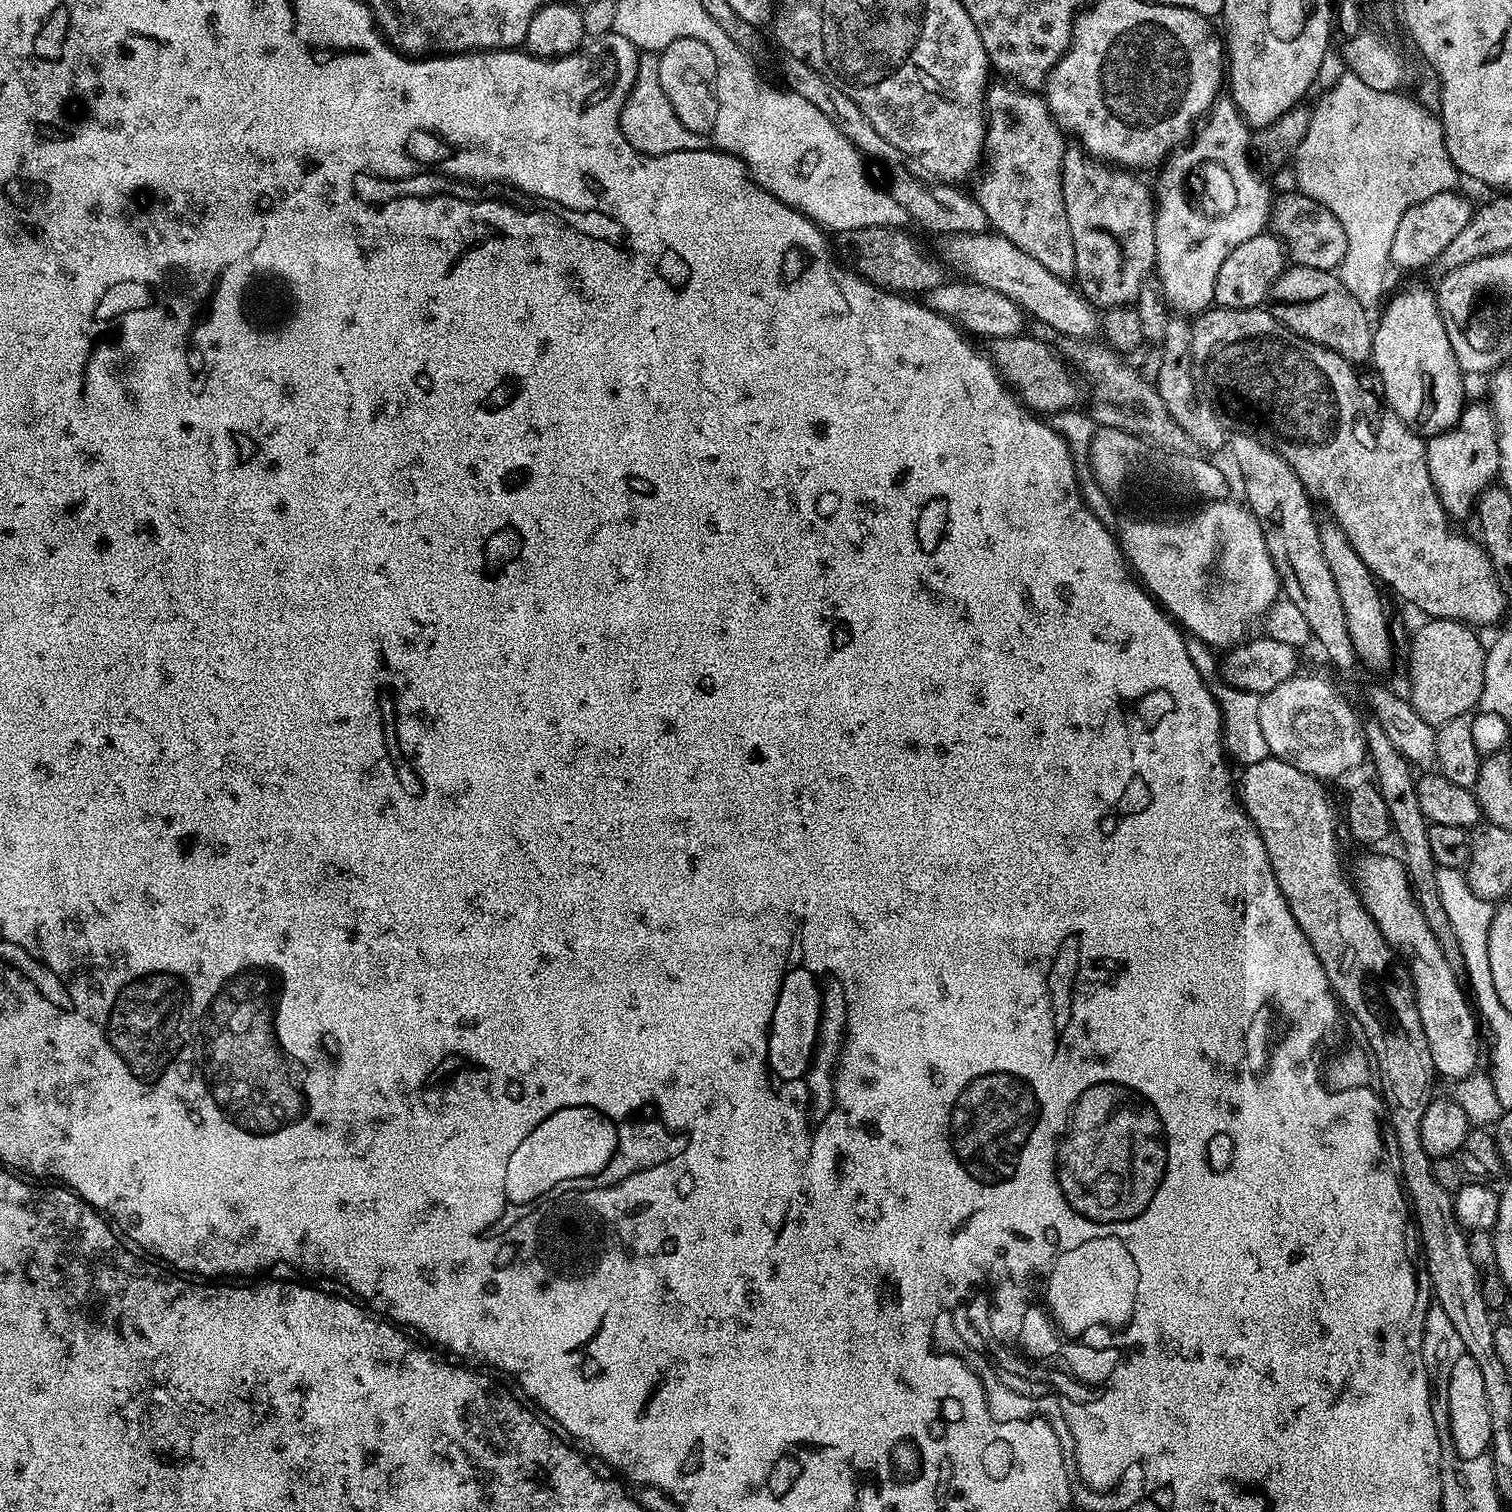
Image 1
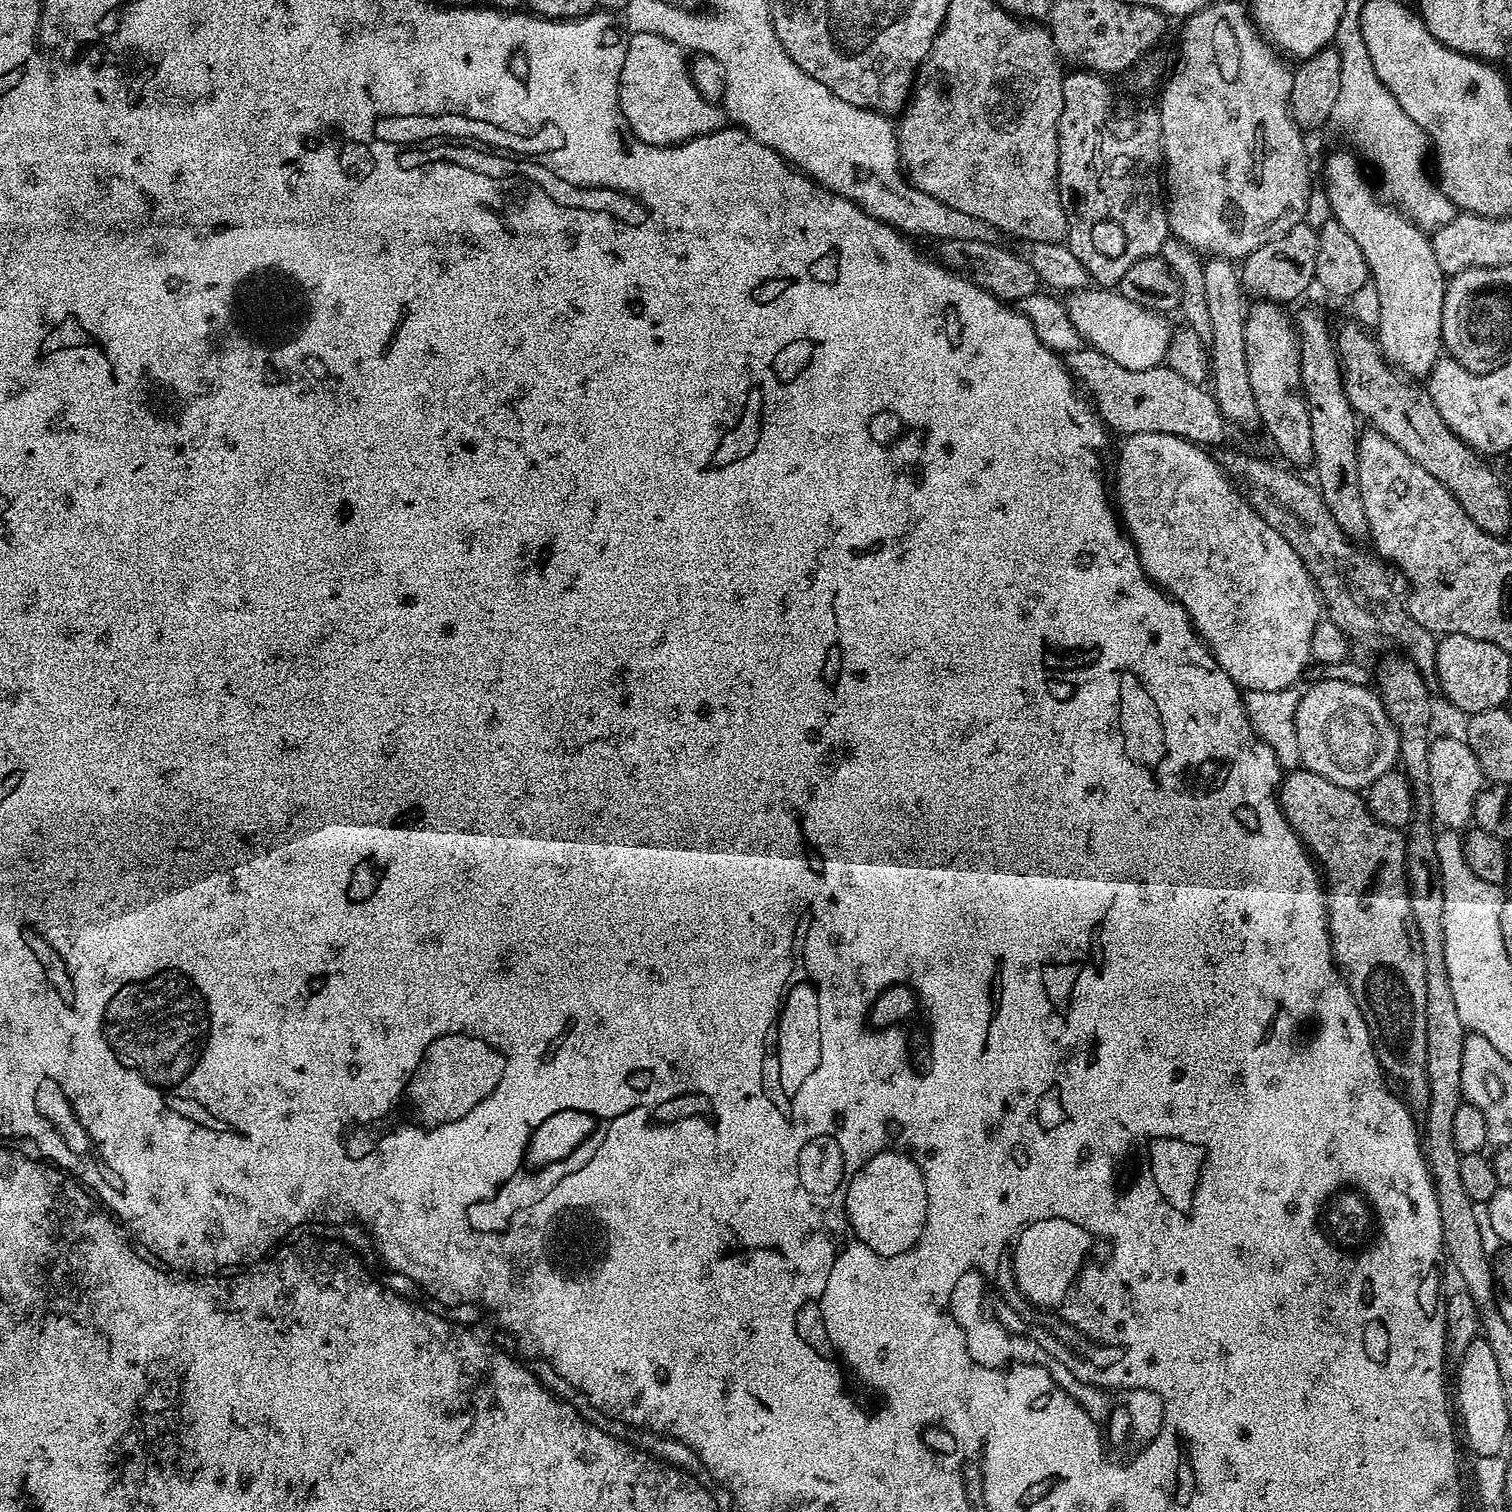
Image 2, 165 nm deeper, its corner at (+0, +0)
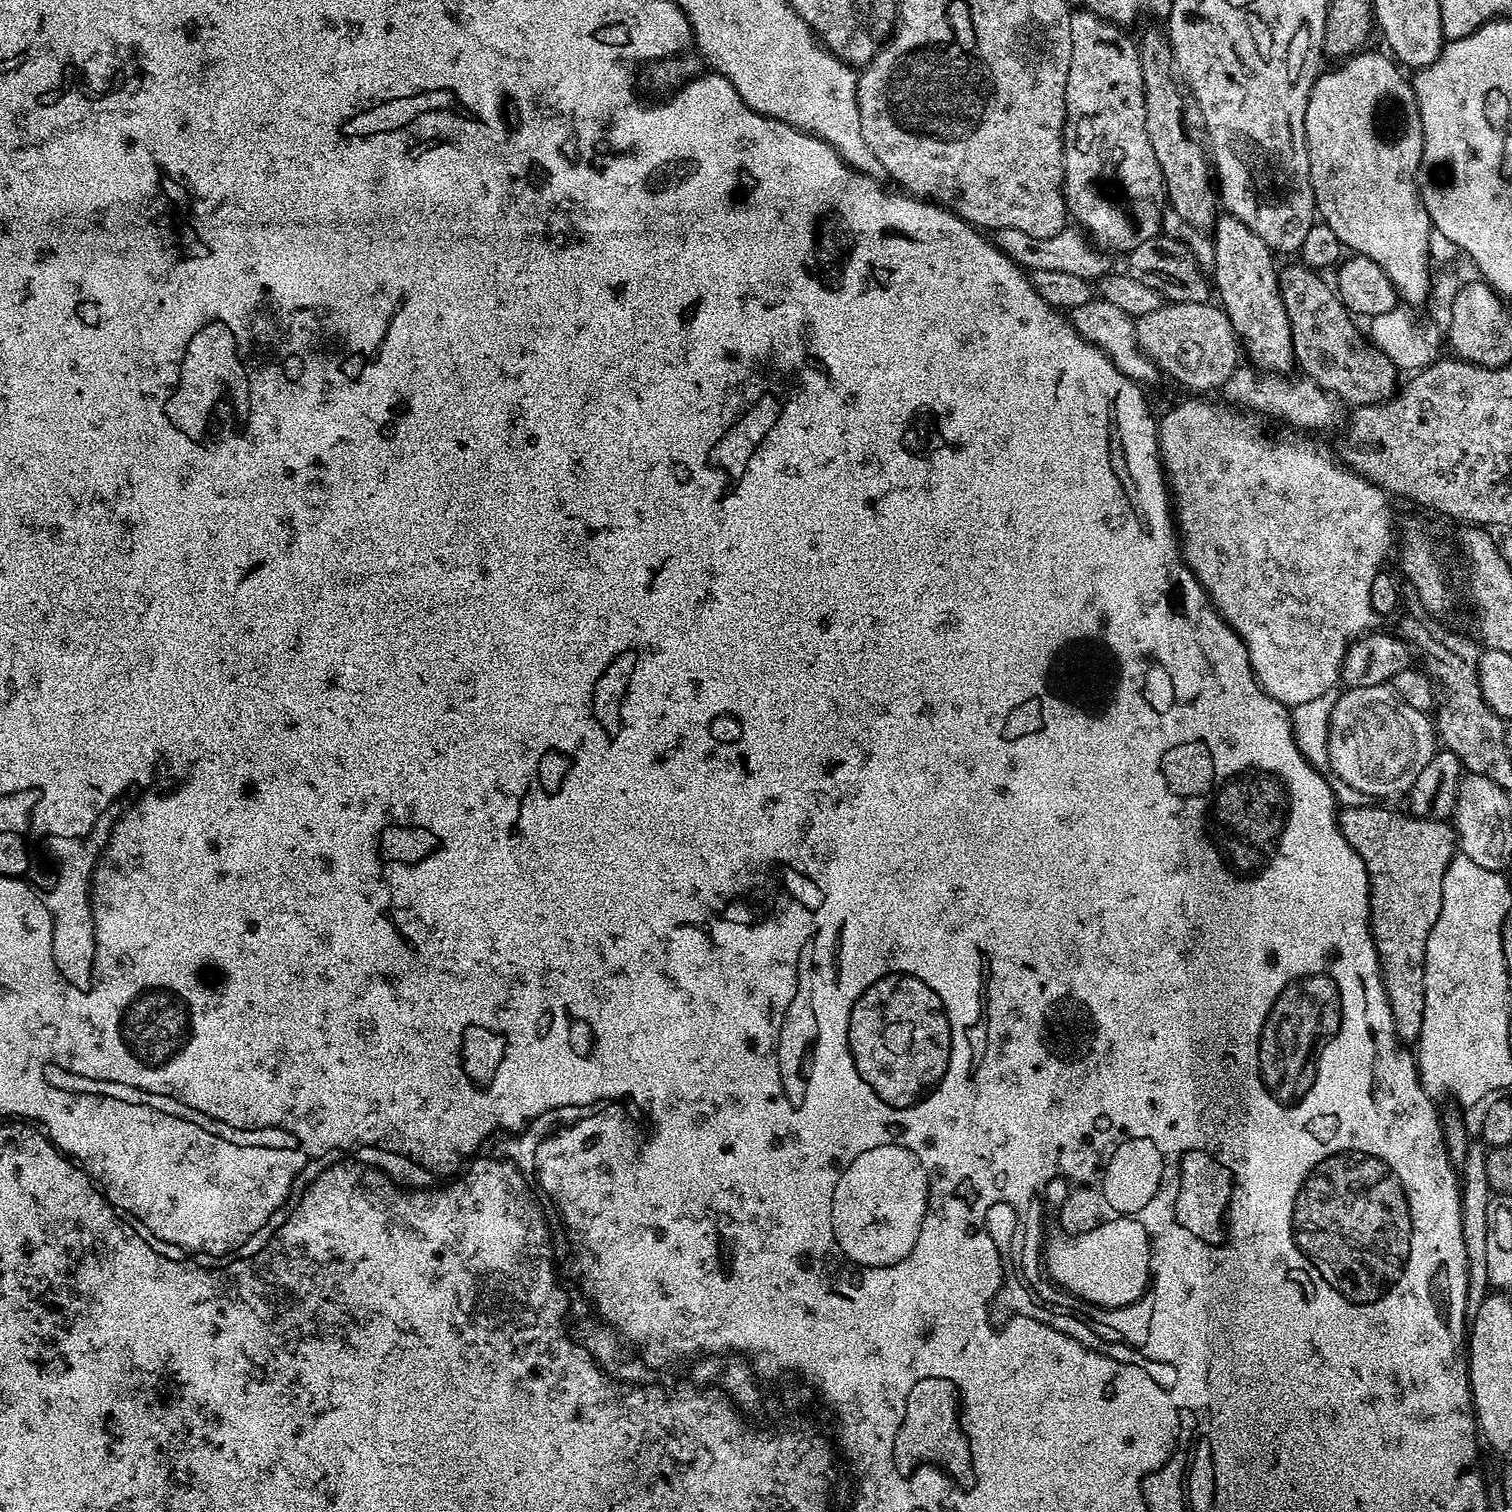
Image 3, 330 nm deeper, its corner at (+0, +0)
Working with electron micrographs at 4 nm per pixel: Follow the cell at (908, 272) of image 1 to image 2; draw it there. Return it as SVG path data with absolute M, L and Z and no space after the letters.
M946 240L939 245L939 263L953 272L966 274L982 290L999 298L1001 302L1019 302L1038 290L1034 266L1019 251L1003 248L1003 243L978 242L977 240Z

